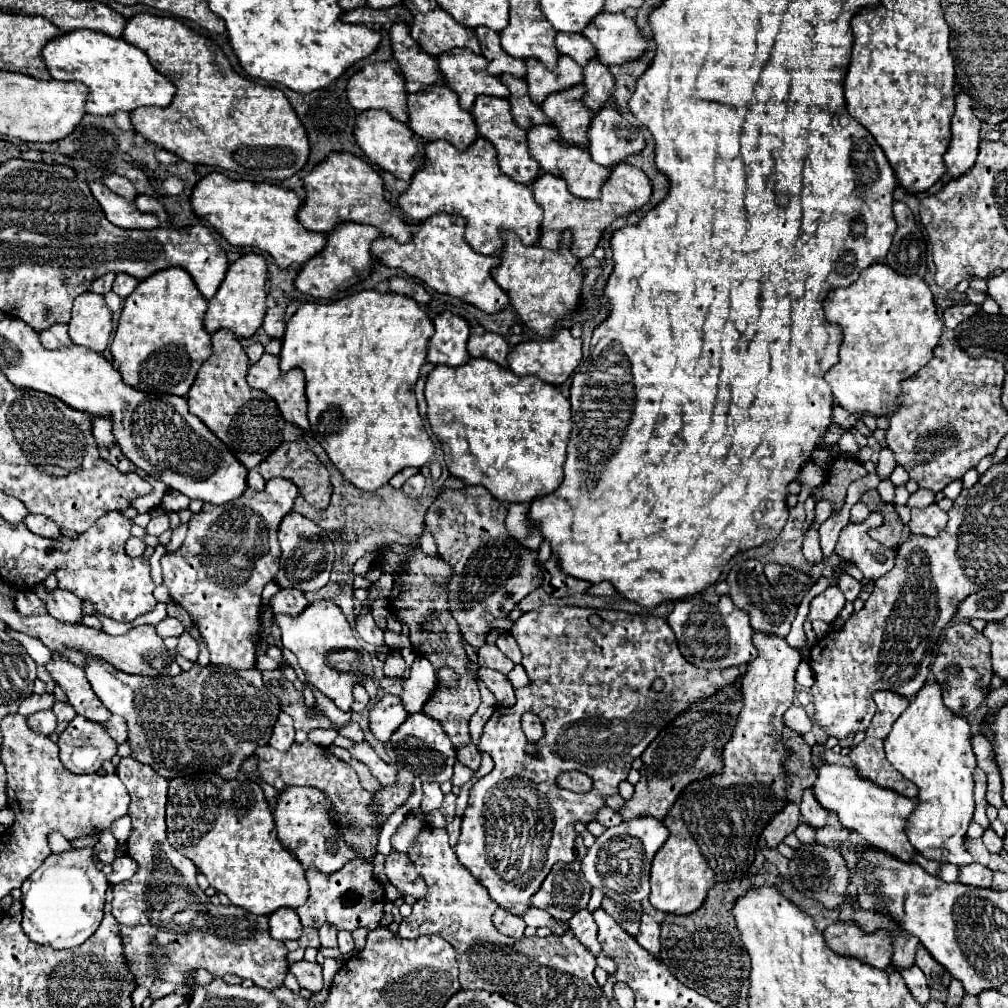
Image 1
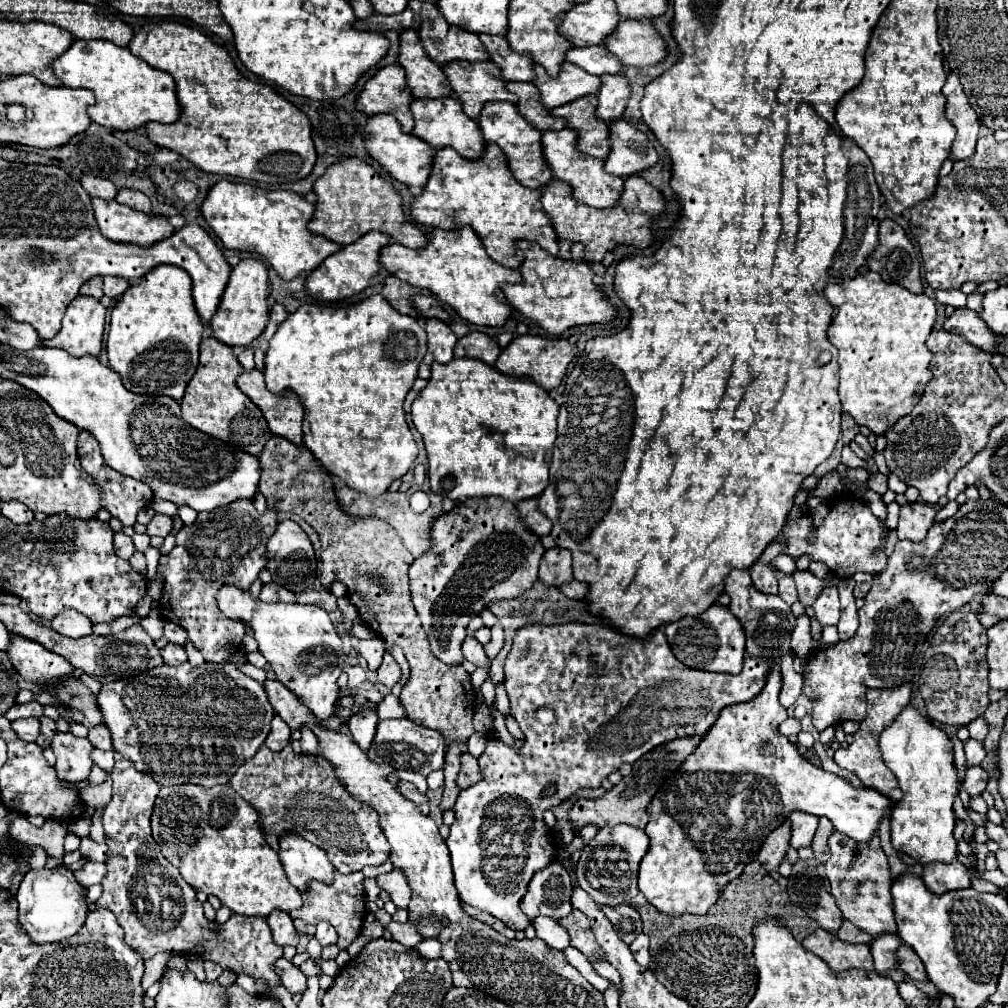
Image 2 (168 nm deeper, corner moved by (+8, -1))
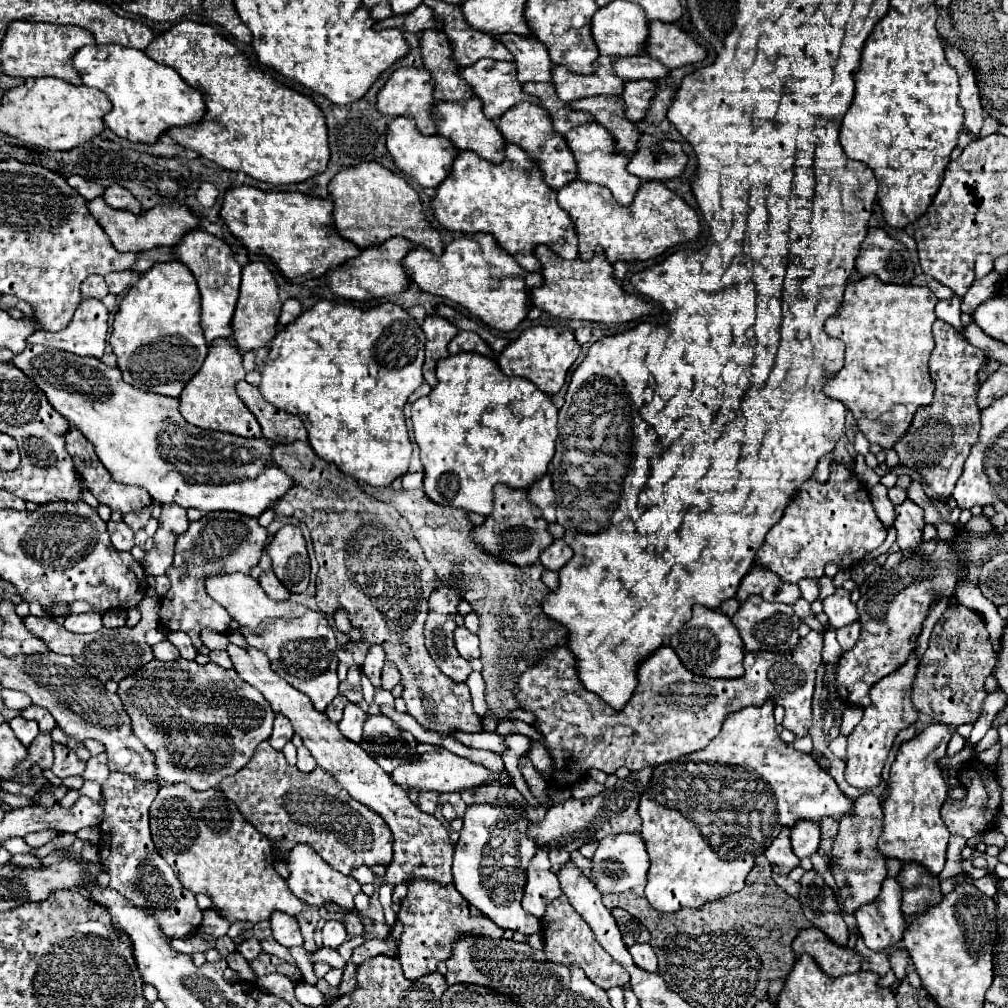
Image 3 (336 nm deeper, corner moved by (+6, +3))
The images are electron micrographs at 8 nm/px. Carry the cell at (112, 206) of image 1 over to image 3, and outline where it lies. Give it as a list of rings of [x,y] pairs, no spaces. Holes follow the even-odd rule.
[[[101,197],[95,201],[87,203],[89,213],[97,219],[97,223],[103,227],[103,231],[109,235],[113,247],[121,253],[131,251],[131,253],[141,253],[141,251],[149,251],[153,247],[173,247],[179,245],[181,237],[187,235],[193,229],[199,229],[199,217],[191,211],[191,207],[187,205],[179,205],[179,203],[165,203],[165,205],[157,205],[149,211],[143,211],[141,215],[133,215],[127,211],[117,211],[111,209]]]

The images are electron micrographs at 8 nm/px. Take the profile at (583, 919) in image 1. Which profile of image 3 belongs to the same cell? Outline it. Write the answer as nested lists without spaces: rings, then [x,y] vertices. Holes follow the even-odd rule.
[[[565,895],[557,897],[555,901],[551,901],[547,905],[547,911],[541,919],[541,933],[543,933],[543,941],[545,941],[545,957],[547,961],[559,963],[559,965],[577,965],[585,971],[585,975],[601,989],[611,989],[611,987],[621,987],[627,989],[629,987],[629,973],[607,953],[601,949],[601,945],[595,941],[591,927],[579,917],[579,913],[575,913],[575,909],[571,909],[569,899]]]

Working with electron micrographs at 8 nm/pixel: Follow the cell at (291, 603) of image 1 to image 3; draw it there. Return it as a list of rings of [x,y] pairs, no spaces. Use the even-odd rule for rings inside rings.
[[[271,569],[261,573],[259,583],[261,583],[263,591],[265,591],[271,599],[275,599],[275,601],[285,601],[285,599],[289,599],[289,597],[291,597],[291,595],[287,593],[287,589],[283,589],[283,585],[279,583],[279,579],[275,577],[275,573],[273,573]]]

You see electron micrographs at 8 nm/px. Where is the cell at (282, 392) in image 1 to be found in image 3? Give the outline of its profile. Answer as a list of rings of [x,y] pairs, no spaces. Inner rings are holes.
[[[239,381],[237,395],[259,421],[265,439],[279,445],[287,445],[293,441],[307,441],[307,429],[303,421],[297,419],[295,415],[275,409],[273,405],[267,405],[267,401],[263,401],[263,395],[257,391],[257,387],[249,385],[247,381]]]

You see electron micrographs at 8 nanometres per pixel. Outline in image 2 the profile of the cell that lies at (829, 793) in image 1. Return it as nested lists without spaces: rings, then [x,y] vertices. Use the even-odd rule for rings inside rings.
[[[773,665],[769,669],[769,675],[767,675],[767,681],[765,681],[765,687],[761,689],[761,693],[757,697],[753,697],[751,701],[745,701],[745,703],[737,703],[737,705],[729,705],[725,709],[721,709],[715,725],[709,729],[709,733],[705,735],[705,739],[699,743],[697,751],[681,765],[681,769],[677,771],[677,775],[673,775],[663,787],[661,791],[653,797],[651,805],[647,807],[649,809],[649,823],[645,827],[645,833],[649,835],[651,839],[651,845],[649,845],[649,851],[647,855],[643,857],[641,861],[641,869],[639,869],[639,891],[645,895],[645,899],[661,913],[665,915],[683,915],[683,913],[693,913],[693,915],[705,915],[709,911],[709,907],[717,901],[719,897],[719,891],[723,889],[725,883],[729,883],[731,879],[737,879],[741,873],[743,873],[743,867],[753,861],[757,857],[757,851],[761,847],[761,843],[765,841],[765,837],[777,829],[777,817],[787,817],[791,811],[803,811],[803,813],[811,813],[811,815],[817,815],[817,817],[827,817],[831,819],[835,831],[839,833],[845,833],[849,837],[853,837],[855,841],[871,841],[881,819],[893,811],[893,801],[889,797],[885,797],[883,793],[879,793],[877,789],[873,787],[853,787],[845,777],[839,777],[835,773],[829,773],[829,771],[823,771],[821,767],[815,767],[811,765],[805,757],[801,757],[797,753],[797,747],[785,737],[779,733],[779,723],[785,721],[785,713],[787,709],[779,703],[779,689],[781,689],[781,669],[779,665]],[[729,803],[737,803],[737,815],[727,815],[729,811]]]

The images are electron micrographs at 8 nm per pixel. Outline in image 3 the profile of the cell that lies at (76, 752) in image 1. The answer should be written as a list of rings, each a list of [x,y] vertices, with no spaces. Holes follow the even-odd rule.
[[[59,743],[53,745],[53,755],[55,755],[55,761],[53,761],[53,775],[55,777],[69,777],[69,775],[81,775],[83,769],[85,769],[85,761],[81,761],[69,747],[63,747]]]

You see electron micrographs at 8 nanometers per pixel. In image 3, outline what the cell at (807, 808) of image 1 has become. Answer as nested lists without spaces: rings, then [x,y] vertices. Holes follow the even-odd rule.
[[[799,821],[795,829],[791,829],[791,845],[799,859],[811,857],[819,849],[819,825],[815,821]]]

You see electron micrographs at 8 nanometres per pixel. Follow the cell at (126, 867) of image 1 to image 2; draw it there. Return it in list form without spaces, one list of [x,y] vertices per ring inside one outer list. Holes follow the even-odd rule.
[[[89,861],[83,869],[79,869],[75,873],[77,873],[77,881],[81,881],[81,885],[91,887],[91,885],[101,883],[105,879],[107,865],[105,863],[93,863],[93,861]]]

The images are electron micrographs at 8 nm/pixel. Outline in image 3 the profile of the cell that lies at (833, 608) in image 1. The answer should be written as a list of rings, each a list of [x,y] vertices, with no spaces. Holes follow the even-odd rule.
[[[841,587],[831,597],[827,597],[823,601],[823,605],[825,605],[825,613],[829,617],[829,625],[835,629],[859,621],[859,613],[857,613],[855,605],[851,603],[849,593]]]

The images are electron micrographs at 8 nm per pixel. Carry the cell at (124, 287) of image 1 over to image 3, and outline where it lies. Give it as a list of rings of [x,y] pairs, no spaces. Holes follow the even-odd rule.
[[[119,271],[119,273],[107,273],[105,283],[109,285],[109,291],[115,295],[121,295],[131,285],[131,271]]]

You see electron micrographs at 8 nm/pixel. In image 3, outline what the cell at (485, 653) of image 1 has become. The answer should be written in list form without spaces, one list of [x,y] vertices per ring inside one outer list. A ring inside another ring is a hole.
[[[465,627],[455,629],[455,647],[457,647],[459,655],[465,657],[467,661],[479,657],[479,637],[473,635],[471,631],[467,631]]]

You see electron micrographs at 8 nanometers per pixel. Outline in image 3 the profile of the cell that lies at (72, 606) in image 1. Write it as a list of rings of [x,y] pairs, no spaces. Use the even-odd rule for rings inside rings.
[[[83,613],[83,615],[71,615],[71,617],[65,617],[63,621],[65,629],[71,631],[71,633],[95,633],[99,627],[103,627],[101,623],[101,615],[99,613]]]

